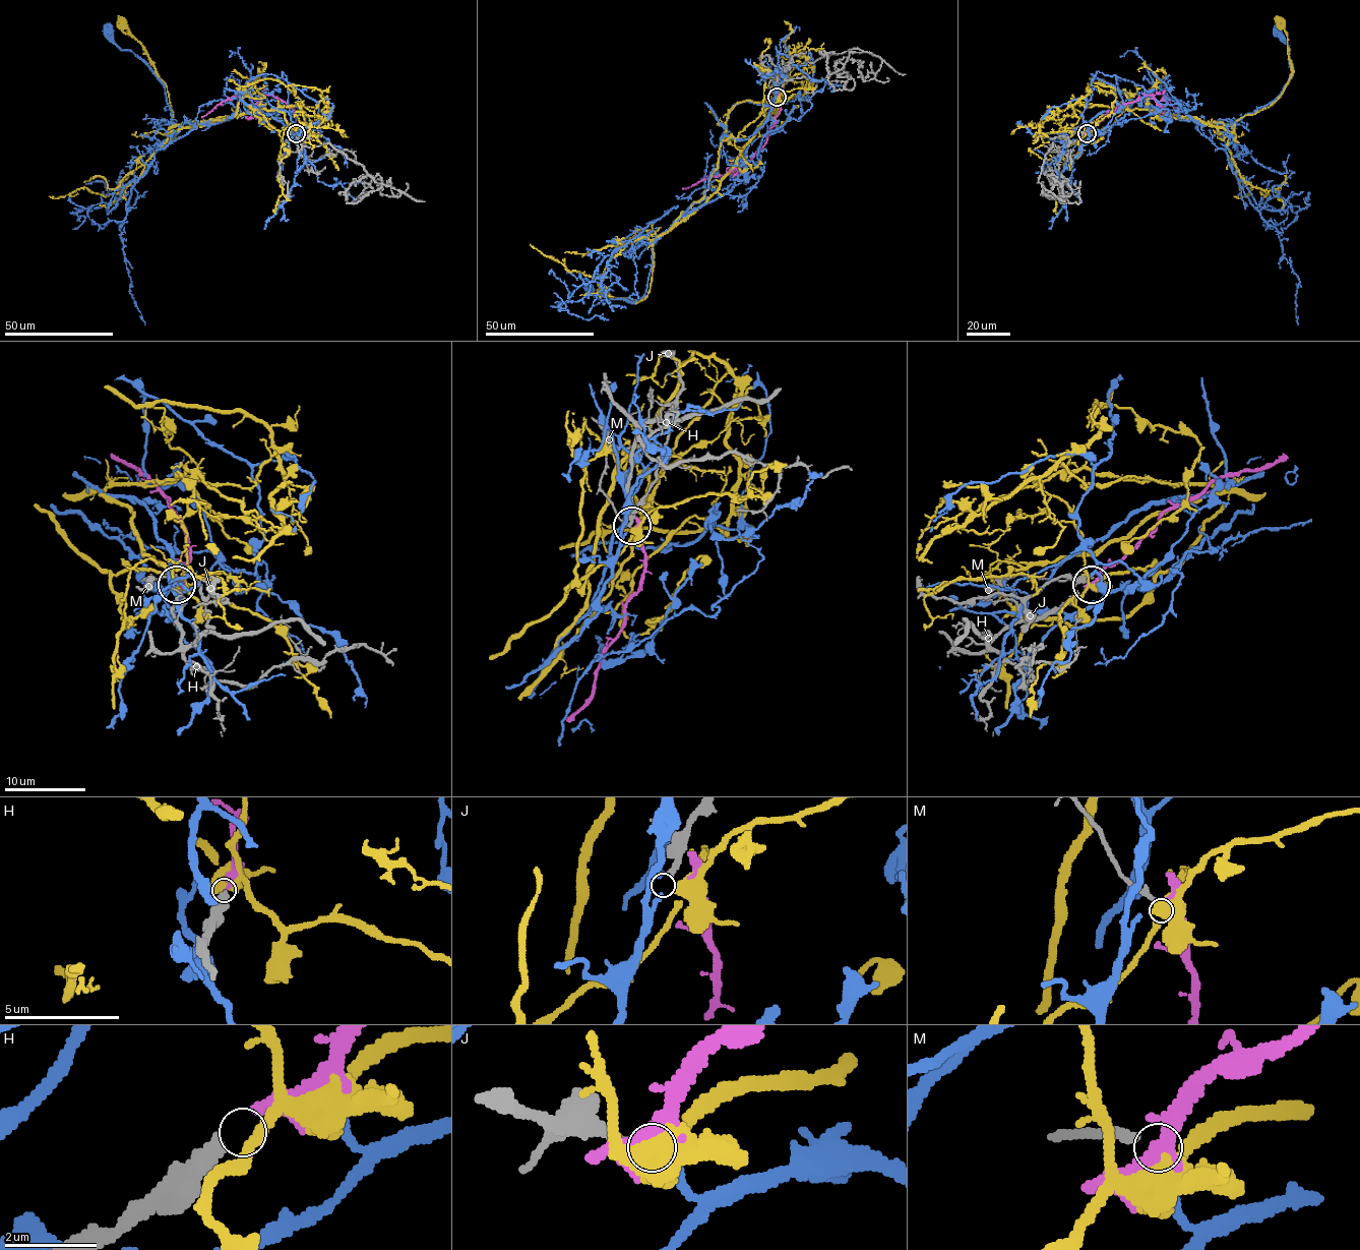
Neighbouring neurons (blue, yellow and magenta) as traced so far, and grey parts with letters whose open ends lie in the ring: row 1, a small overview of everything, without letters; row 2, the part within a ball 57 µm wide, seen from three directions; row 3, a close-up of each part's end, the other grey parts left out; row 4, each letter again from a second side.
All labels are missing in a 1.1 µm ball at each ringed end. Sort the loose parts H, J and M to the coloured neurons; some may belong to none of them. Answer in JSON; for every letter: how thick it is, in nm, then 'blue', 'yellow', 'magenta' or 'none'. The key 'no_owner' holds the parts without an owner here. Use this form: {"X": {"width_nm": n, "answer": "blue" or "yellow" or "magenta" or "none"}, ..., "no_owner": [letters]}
{"H": {"width_nm": 440, "answer": "magenta"}, "J": {"width_nm": 200, "answer": "blue"}, "M": {"width_nm": 240, "answer": "yellow"}, "no_owner": []}

